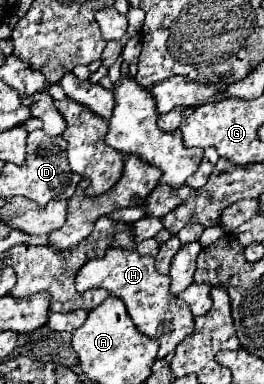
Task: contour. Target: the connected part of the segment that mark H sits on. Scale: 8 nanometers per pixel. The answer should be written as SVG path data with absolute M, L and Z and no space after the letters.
M111 247L101 259L91 259L79 273L77 273L77 291L87 291L87 289L107 289L109 295L117 295L125 307L127 313L131 315L135 327L159 341L159 357L165 357L171 353L187 335L193 333L193 313L185 301L177 299L175 295L169 293L171 277L161 275L155 269L155 259L147 255L139 255L135 249L121 249L121 247Z

